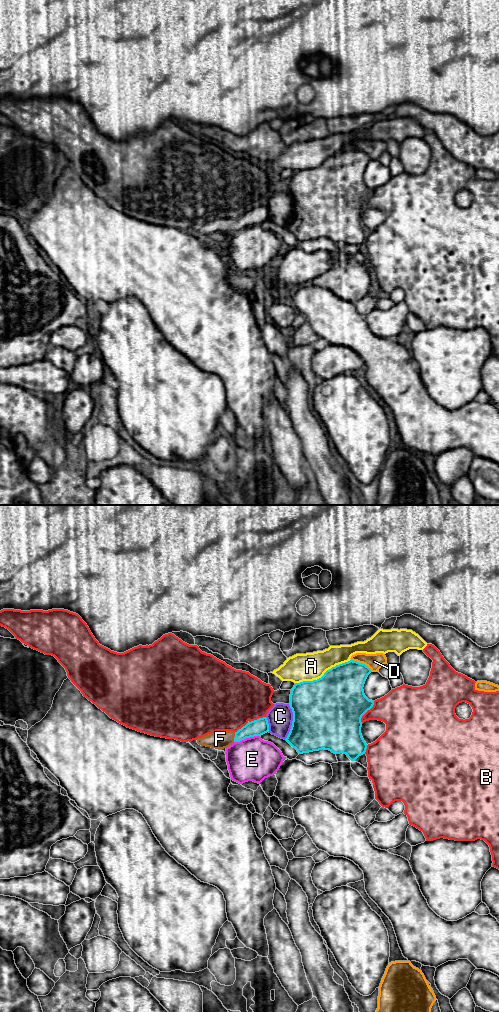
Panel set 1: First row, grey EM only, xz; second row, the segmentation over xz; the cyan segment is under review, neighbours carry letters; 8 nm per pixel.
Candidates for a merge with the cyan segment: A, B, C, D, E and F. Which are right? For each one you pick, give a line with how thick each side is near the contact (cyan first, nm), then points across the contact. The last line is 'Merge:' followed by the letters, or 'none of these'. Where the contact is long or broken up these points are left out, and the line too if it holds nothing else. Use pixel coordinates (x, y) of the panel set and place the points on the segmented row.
F: Thickness 130 nm (cyan) against 140 nm. Path across: xz (258, 727), (234, 737), (220, 739)
Merge: F

